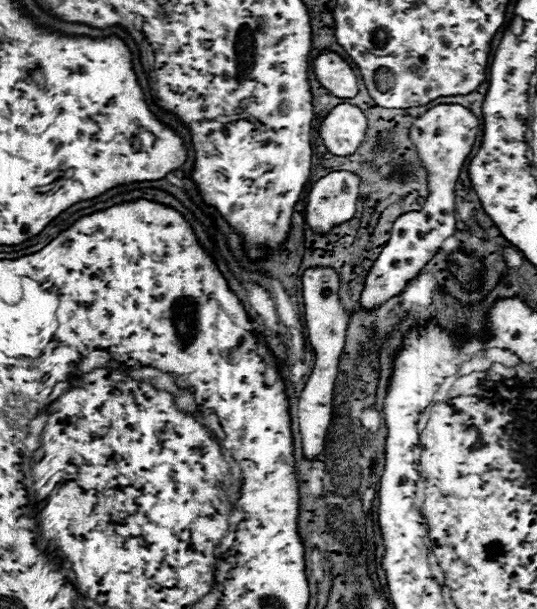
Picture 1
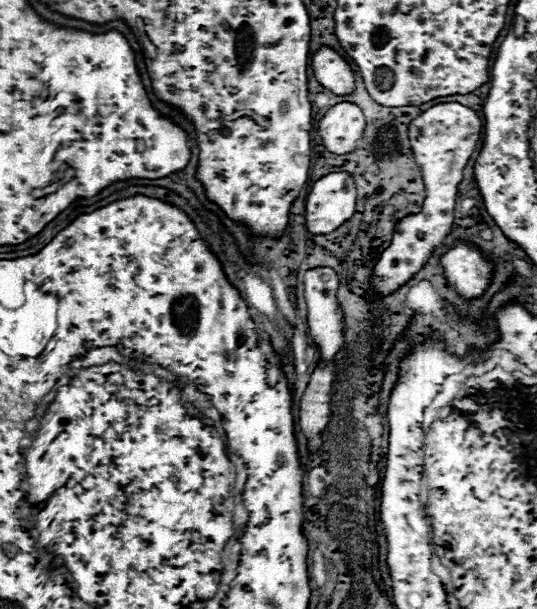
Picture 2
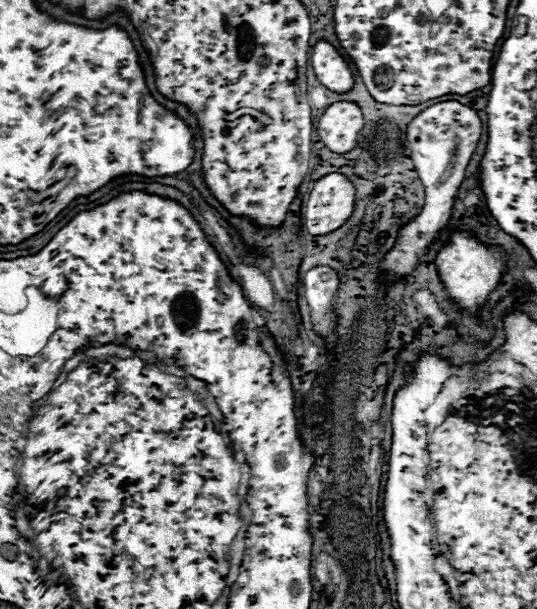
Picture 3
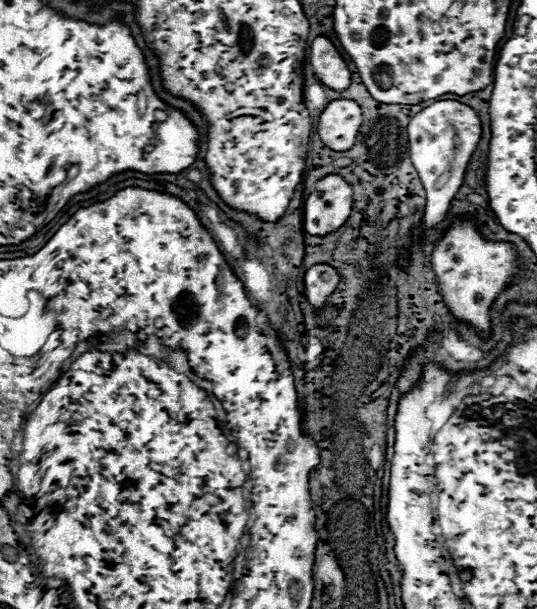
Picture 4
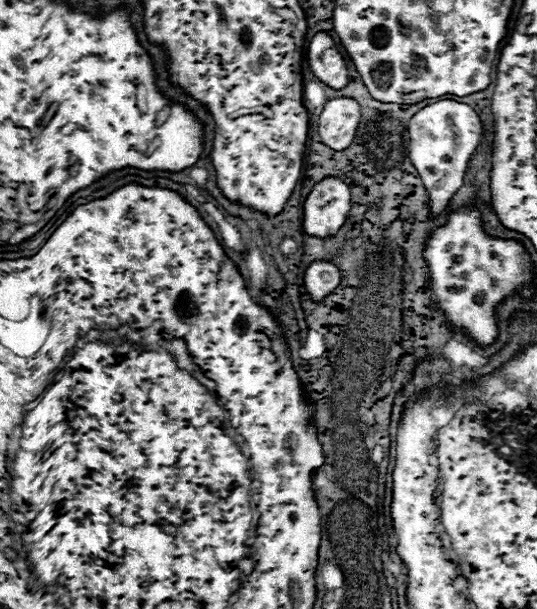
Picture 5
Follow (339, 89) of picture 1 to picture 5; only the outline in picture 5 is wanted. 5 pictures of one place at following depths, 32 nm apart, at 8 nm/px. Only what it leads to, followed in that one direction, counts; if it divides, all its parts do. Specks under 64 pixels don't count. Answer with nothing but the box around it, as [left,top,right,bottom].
[306,32,348,88]

